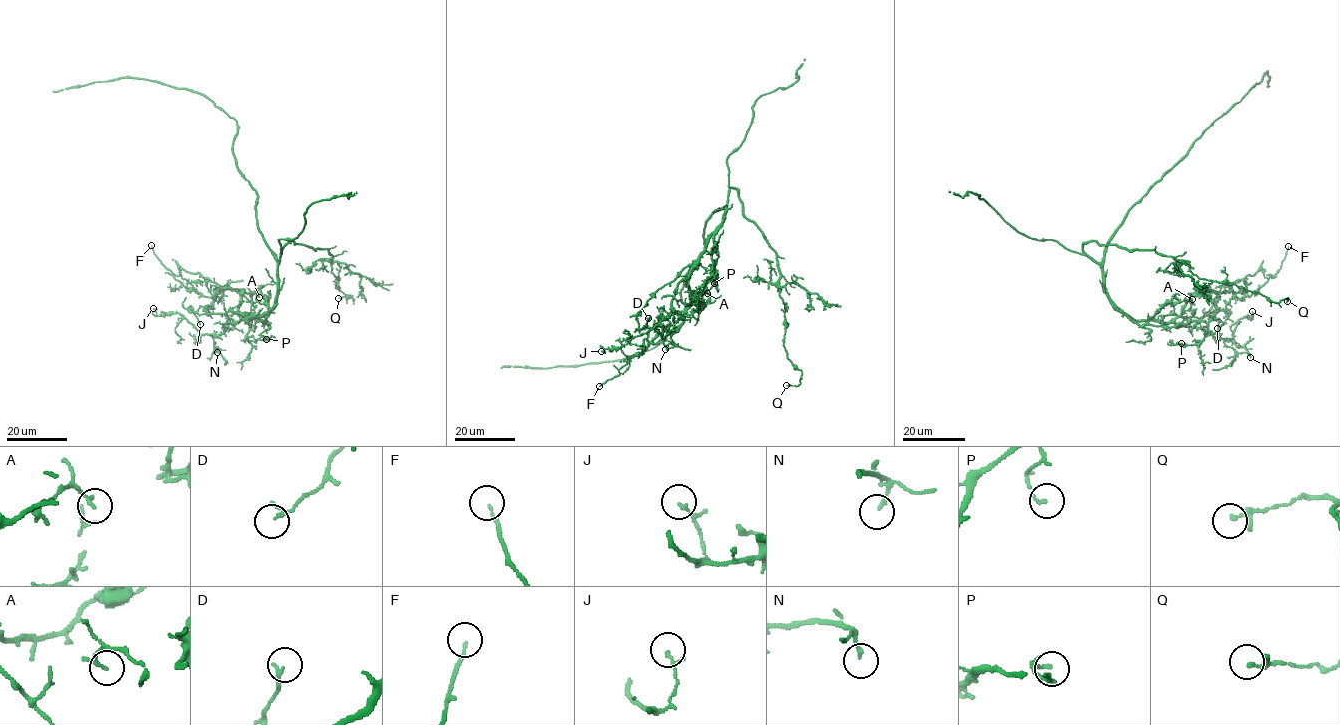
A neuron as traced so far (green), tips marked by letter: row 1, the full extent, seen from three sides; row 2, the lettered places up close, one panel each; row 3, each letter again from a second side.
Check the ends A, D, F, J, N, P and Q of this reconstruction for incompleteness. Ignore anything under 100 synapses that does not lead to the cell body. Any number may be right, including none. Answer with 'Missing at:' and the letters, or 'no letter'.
Missing at: no letter

